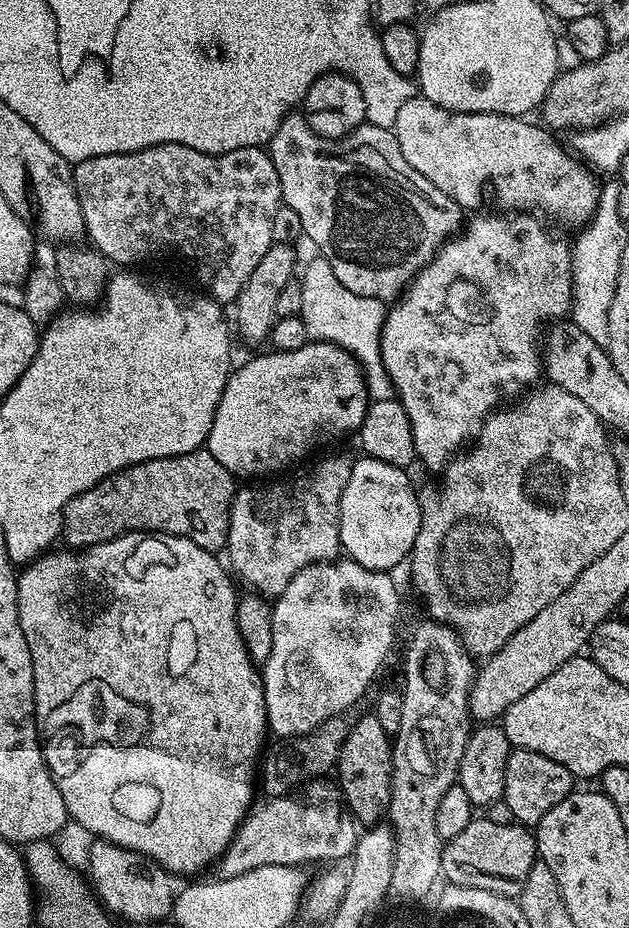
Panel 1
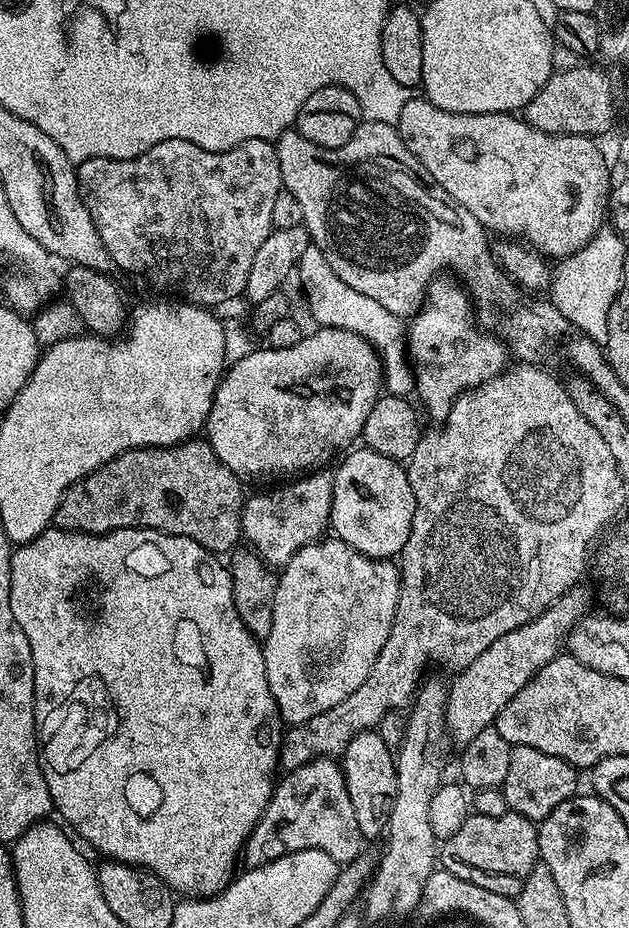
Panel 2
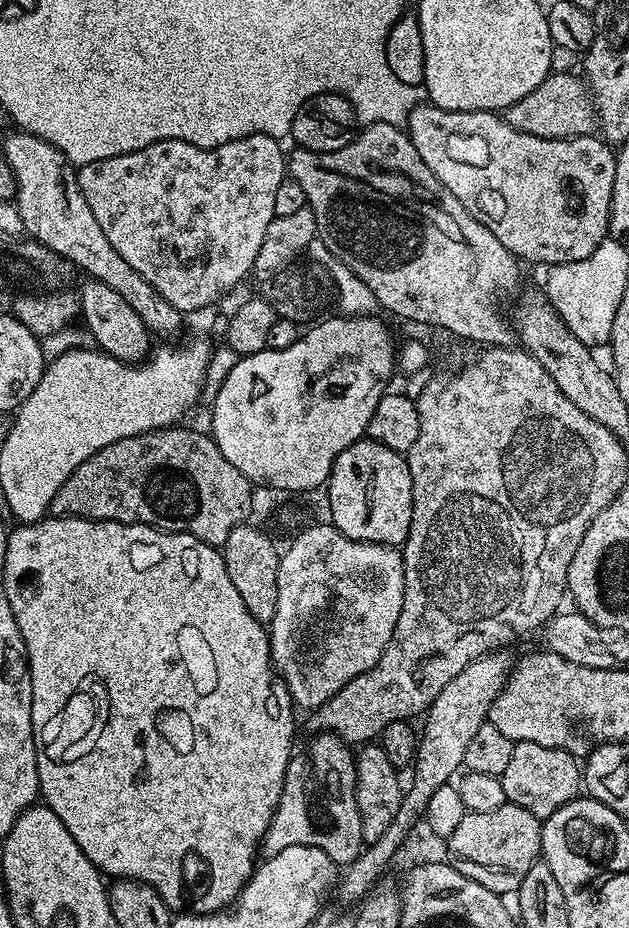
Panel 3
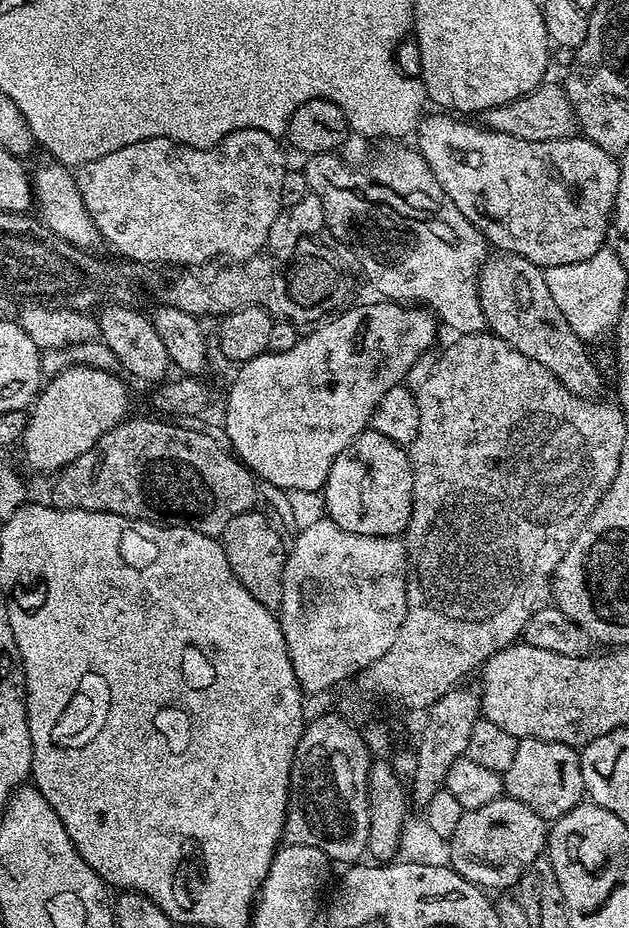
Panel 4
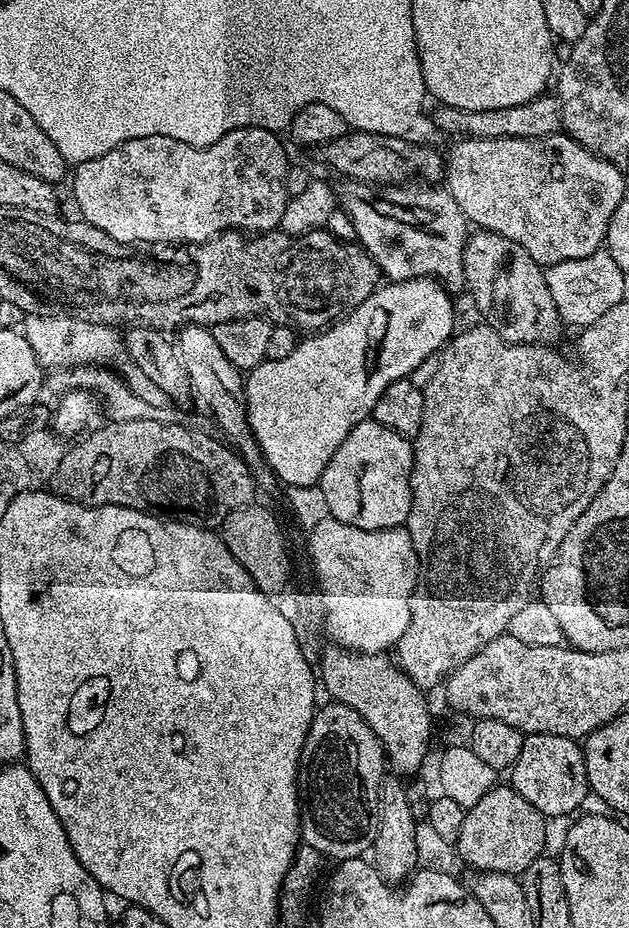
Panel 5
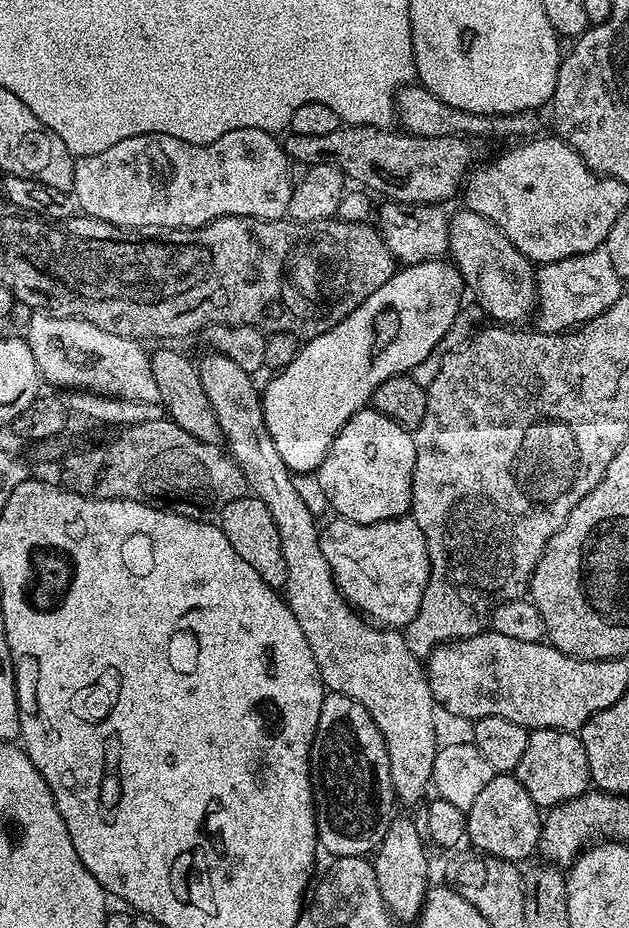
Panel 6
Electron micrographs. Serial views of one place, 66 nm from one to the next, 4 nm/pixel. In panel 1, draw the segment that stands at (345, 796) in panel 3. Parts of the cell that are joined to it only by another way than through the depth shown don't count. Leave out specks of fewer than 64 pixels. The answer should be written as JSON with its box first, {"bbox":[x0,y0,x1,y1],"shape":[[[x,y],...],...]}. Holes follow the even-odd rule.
{"bbox":[215,778,358,880],"shape":[[[317,778],[300,785],[295,792],[289,792],[286,796],[273,796],[267,799],[264,805],[253,807],[245,816],[237,828],[230,846],[225,850],[220,859],[215,861],[215,879],[226,880],[238,877],[240,874],[249,874],[260,866],[274,866],[275,864],[287,864],[307,866],[314,860],[328,860],[324,862],[344,862],[351,857],[358,839],[358,825],[352,818],[340,789],[331,779]]]}

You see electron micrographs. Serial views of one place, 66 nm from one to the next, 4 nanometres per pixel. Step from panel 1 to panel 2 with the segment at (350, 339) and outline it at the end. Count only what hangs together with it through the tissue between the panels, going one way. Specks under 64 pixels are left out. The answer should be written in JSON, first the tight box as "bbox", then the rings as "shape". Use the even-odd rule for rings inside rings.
{"bbox":[298,246,414,397],"shape":[[[310,246],[306,250],[306,254],[302,254],[298,265],[299,276],[300,284],[304,287],[305,294],[308,295],[308,312],[317,320],[315,323],[321,328],[350,330],[354,334],[358,334],[363,340],[369,340],[373,348],[379,352],[381,361],[386,365],[382,376],[387,381],[387,391],[394,396],[407,397],[414,388],[414,368],[406,351],[405,321],[399,316],[390,314],[390,310],[386,310],[386,306],[381,306],[378,302],[374,302],[374,298],[366,298],[366,294],[358,294],[358,290],[346,286],[346,282],[342,282],[342,278],[338,278],[338,274],[334,274],[334,270],[330,270],[330,266],[326,262],[326,258],[320,248]]]}

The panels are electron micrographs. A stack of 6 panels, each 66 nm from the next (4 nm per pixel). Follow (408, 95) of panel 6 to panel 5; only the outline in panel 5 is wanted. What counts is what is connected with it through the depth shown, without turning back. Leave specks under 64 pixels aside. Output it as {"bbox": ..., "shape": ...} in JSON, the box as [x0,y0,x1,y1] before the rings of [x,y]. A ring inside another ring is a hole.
{"bbox":[432,94,562,140],"shape":[[[552,94],[535,96],[530,102],[522,102],[522,106],[502,106],[502,110],[458,110],[454,106],[440,106],[437,109],[437,112],[432,116],[432,124],[438,131],[452,136],[451,138],[463,138],[465,140],[501,140],[502,138],[541,140],[543,136],[559,133],[562,128],[560,101]]]}

